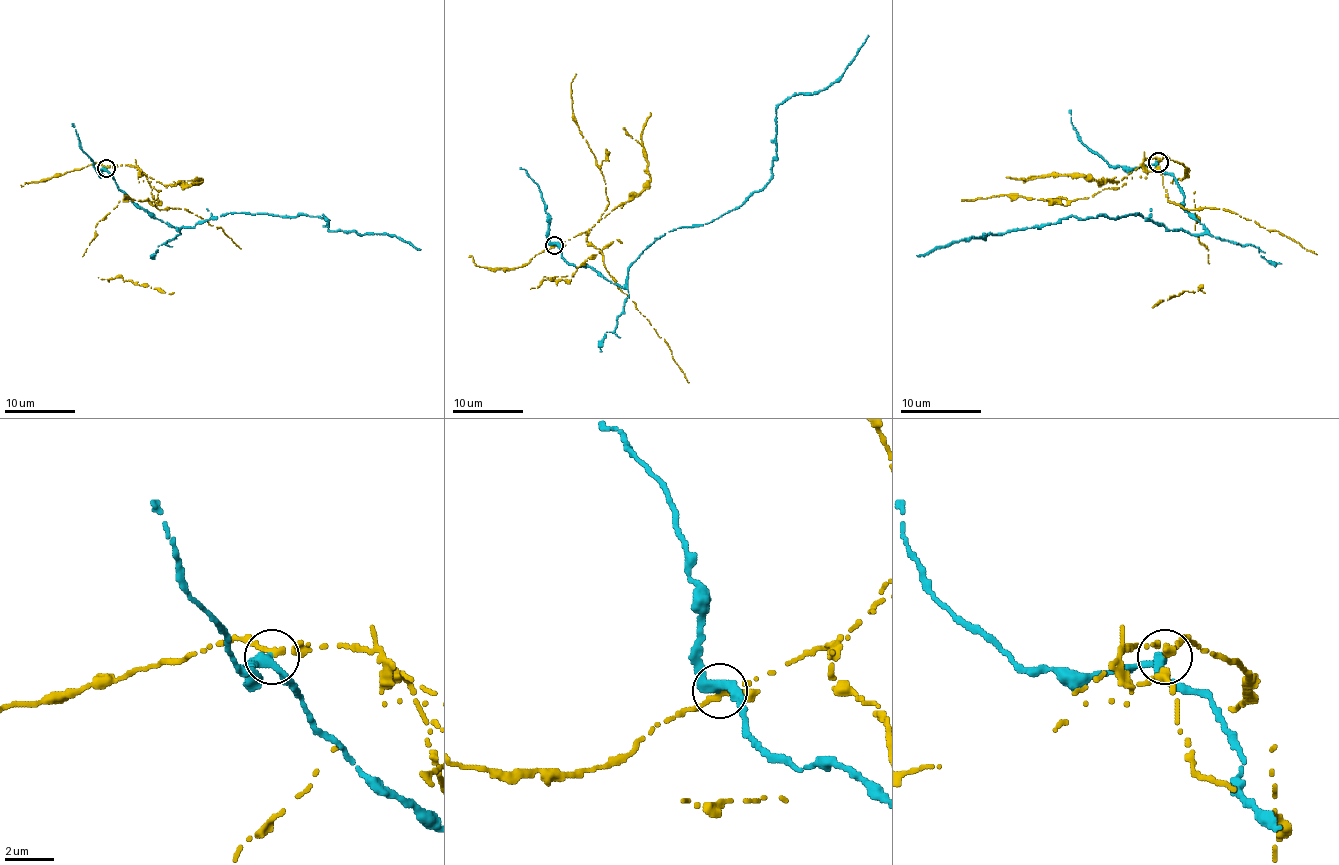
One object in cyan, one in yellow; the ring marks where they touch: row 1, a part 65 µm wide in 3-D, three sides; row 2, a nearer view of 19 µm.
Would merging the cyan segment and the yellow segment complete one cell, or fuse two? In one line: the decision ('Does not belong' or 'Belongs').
Does not belong

